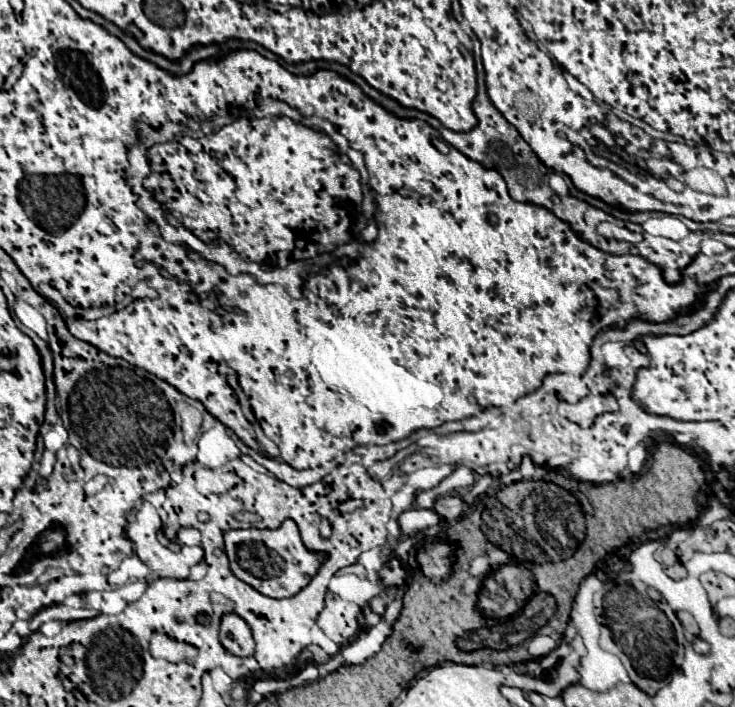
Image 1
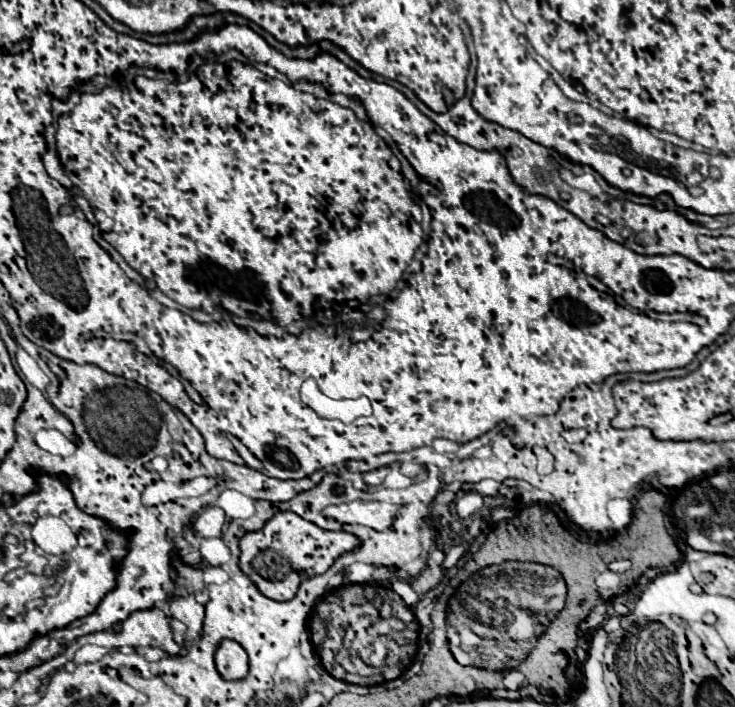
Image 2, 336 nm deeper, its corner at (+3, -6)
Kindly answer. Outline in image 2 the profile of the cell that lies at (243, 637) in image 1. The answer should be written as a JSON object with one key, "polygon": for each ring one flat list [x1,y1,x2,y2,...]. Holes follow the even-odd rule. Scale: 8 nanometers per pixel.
{"polygon":[[222,640,216,650,216,668,226,680,240,680,248,674,248,654,234,640]]}

